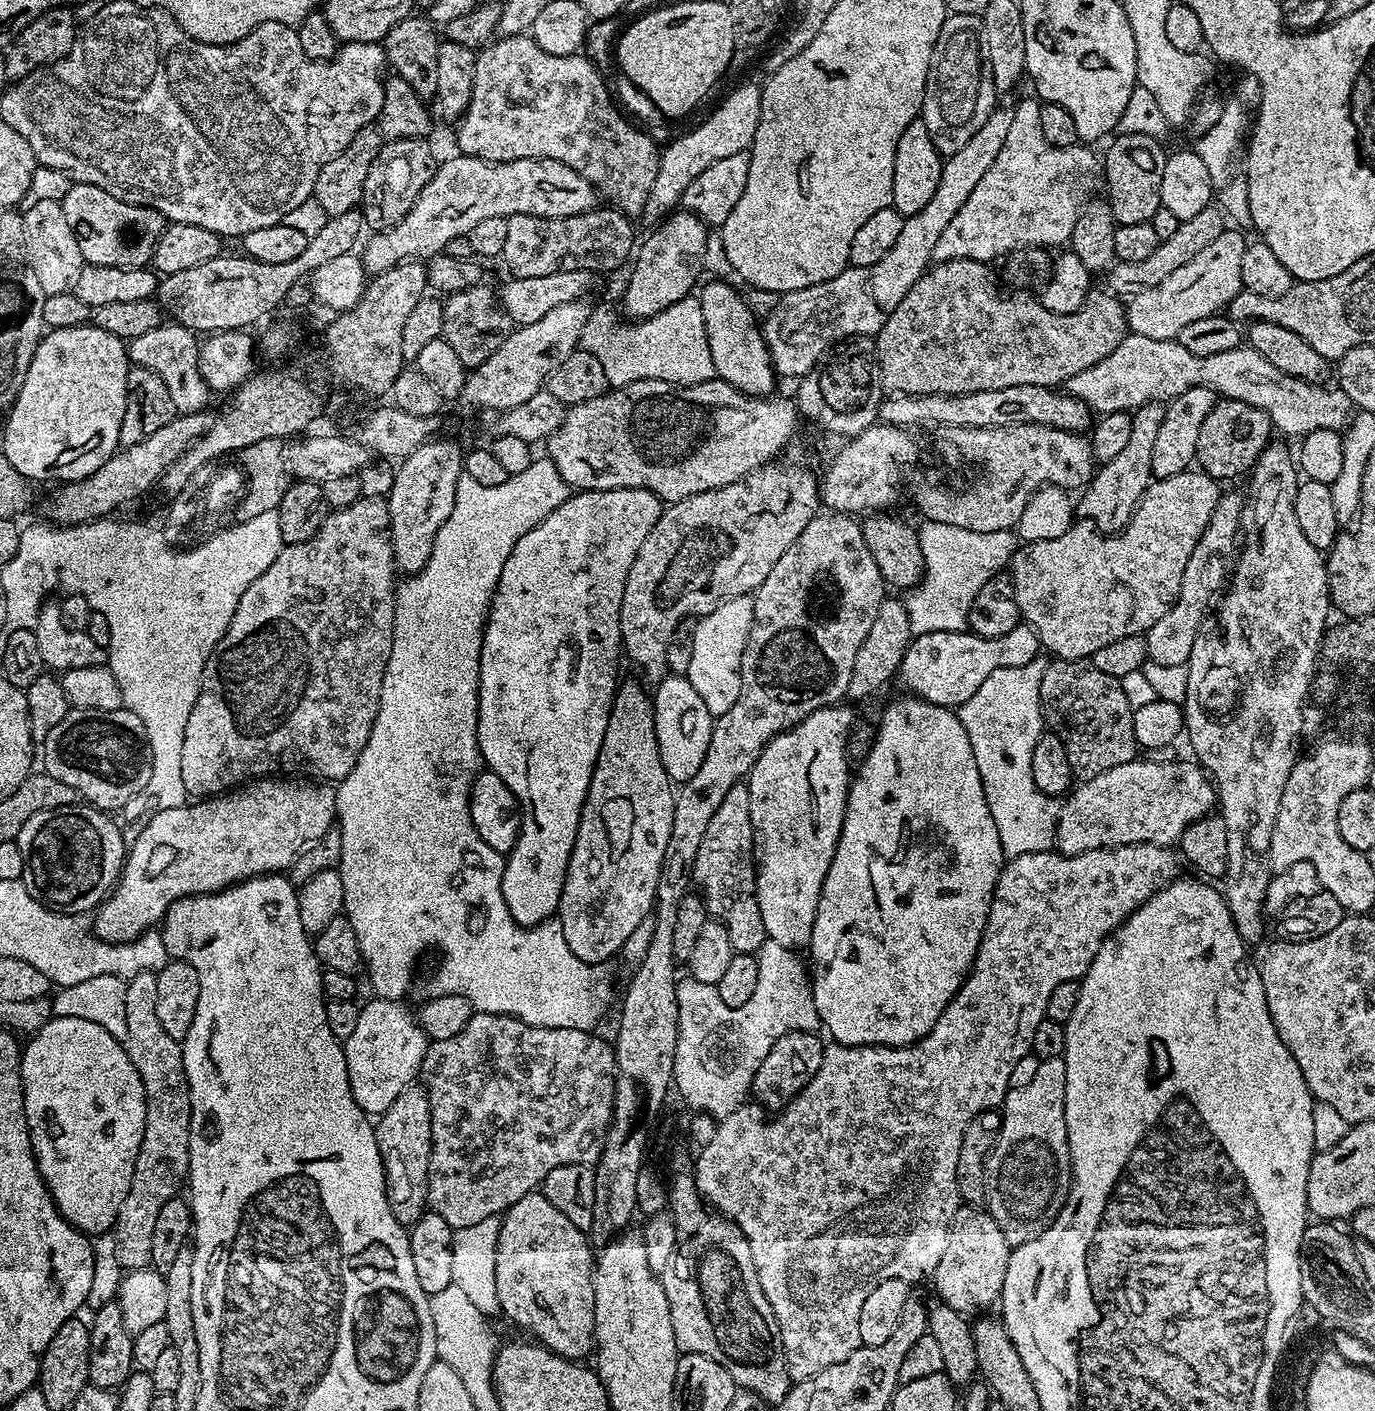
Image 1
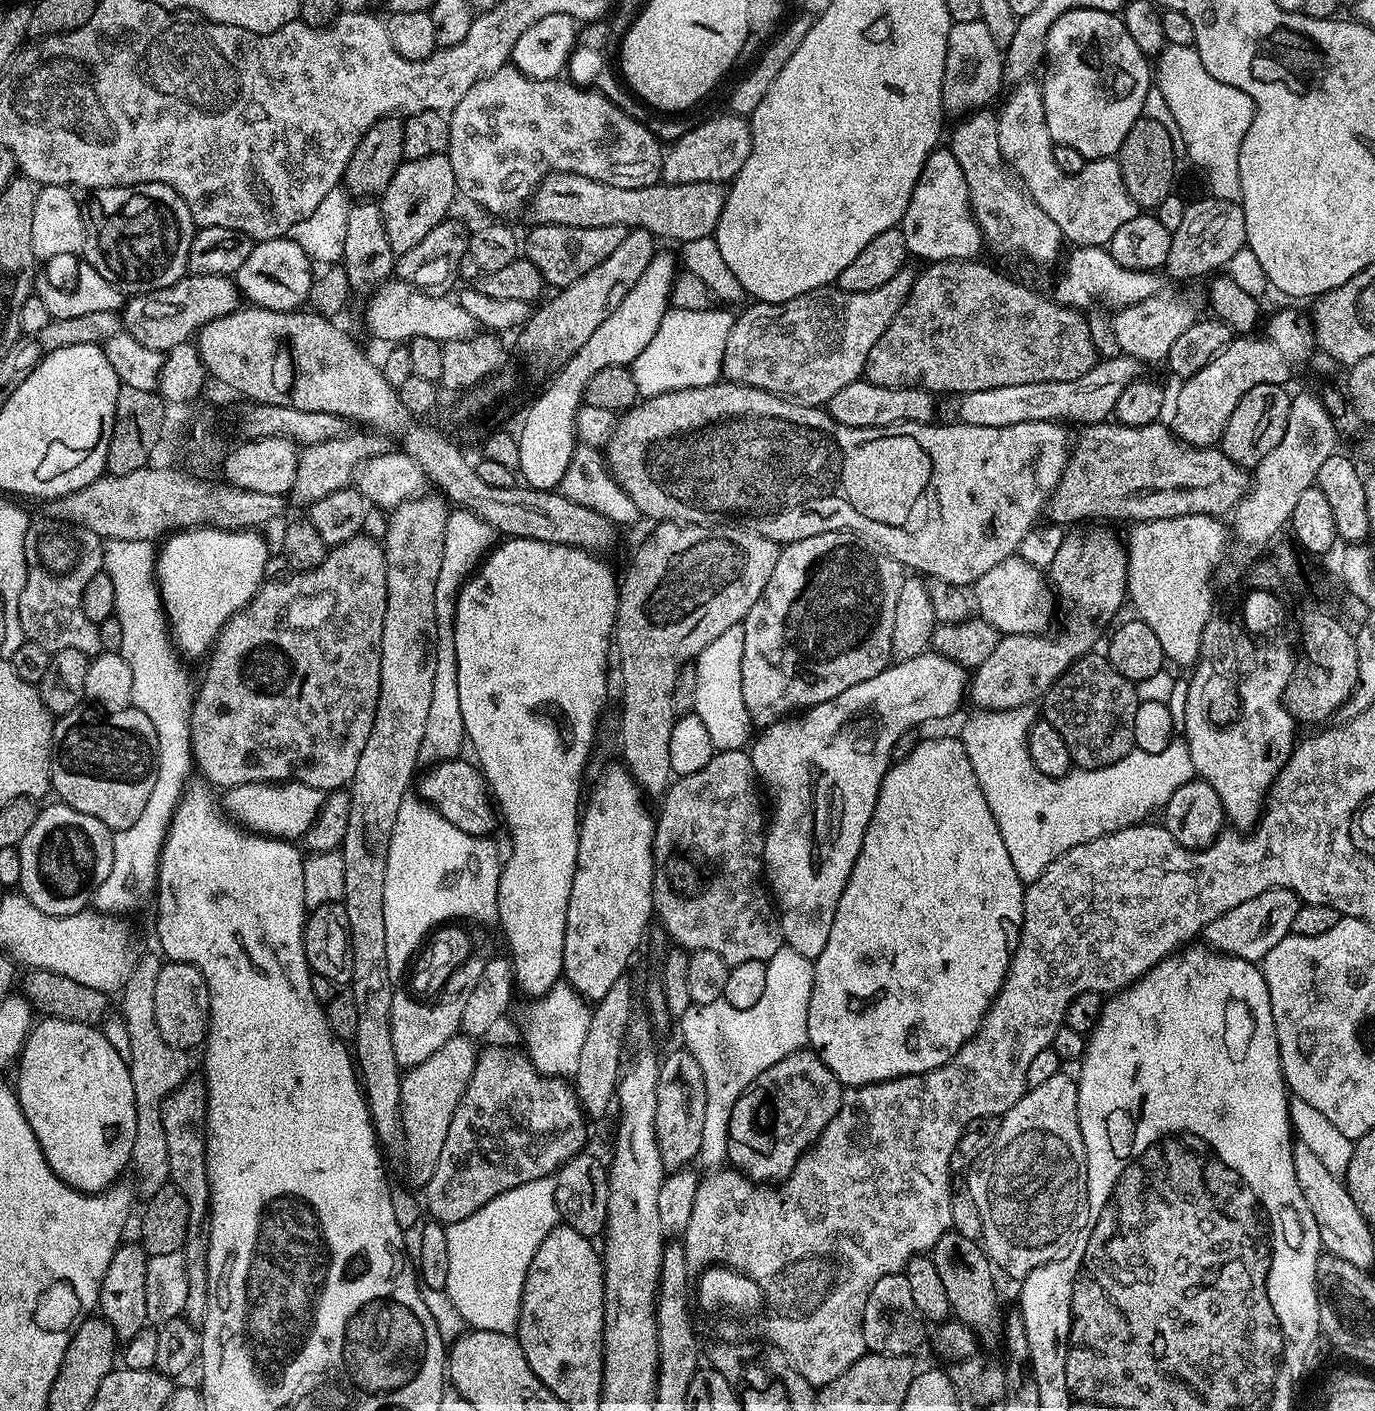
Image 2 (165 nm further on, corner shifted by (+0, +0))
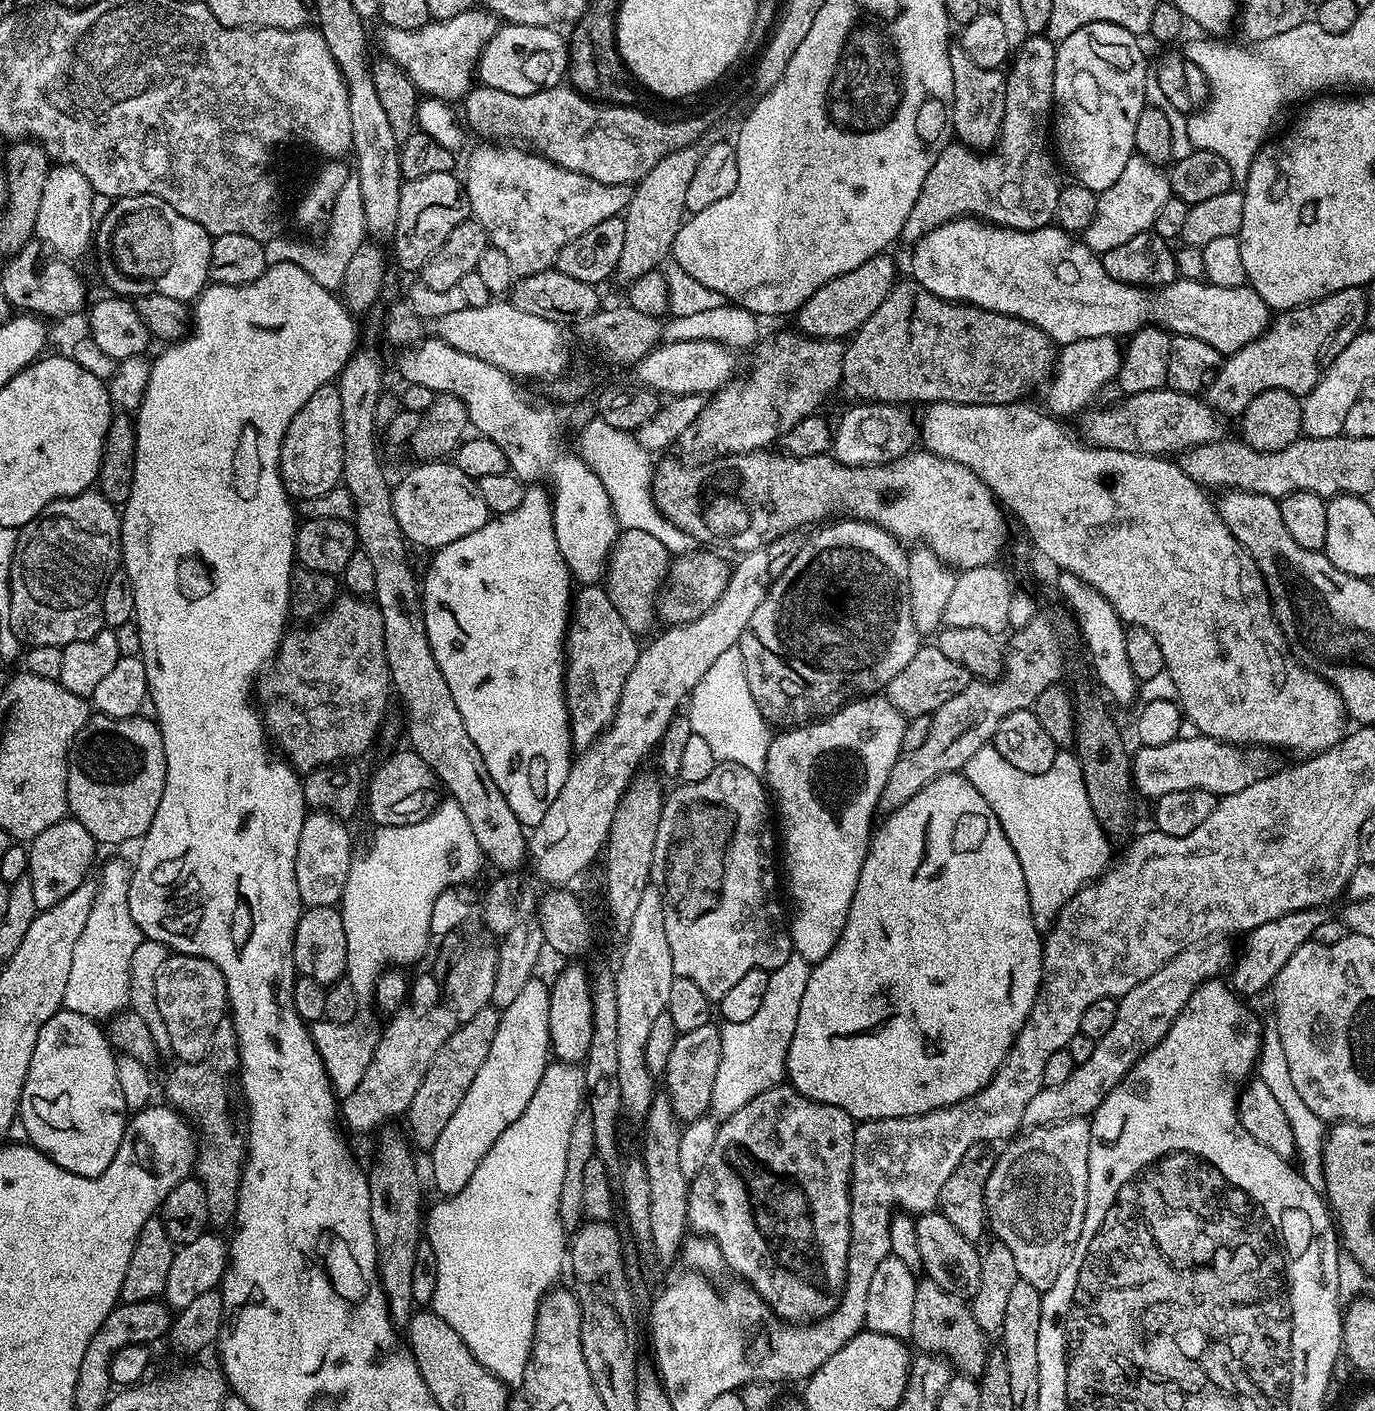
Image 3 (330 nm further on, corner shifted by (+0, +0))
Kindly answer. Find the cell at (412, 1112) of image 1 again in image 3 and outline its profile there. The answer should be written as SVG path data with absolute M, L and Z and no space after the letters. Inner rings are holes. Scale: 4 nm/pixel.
M495 1007L478 1010L478 1014L474 1014L466 1026L450 1034L442 1050L434 1054L434 1062L430 1062L430 1070L426 1070L426 1078L422 1078L422 1086L418 1086L414 1102L410 1102L406 1113L408 1128L413 1132L410 1138L414 1144L416 1142L417 1149L431 1150L434 1142L438 1142L438 1134L442 1134L446 1122L450 1122L454 1110L458 1110L462 1098L466 1098L466 1090L470 1090L470 1082L474 1082L482 1062L486 1062L486 1054L490 1054L490 1045L494 1043L499 1021L500 1012Z

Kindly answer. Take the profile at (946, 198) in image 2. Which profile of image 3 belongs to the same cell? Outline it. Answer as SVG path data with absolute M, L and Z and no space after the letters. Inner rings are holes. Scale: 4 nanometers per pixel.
M961 218L940 224L934 230L927 232L922 239L915 241L911 245L911 248L911 279L921 284L926 290L930 290L930 294L957 304L973 304L974 307L981 308L982 310L990 310L991 312L1006 314L1007 316L1013 316L1019 320L1030 322L1034 326L1038 326L1038 330L1045 332L1051 340L1060 346L1069 344L1070 342L1082 342L1082 338L1102 338L1103 336L1128 338L1140 328L1155 326L1177 336L1189 336L1190 338L1198 338L1201 342L1210 342L1210 346L1214 346L1214 350L1218 350L1222 354L1231 354L1242 350L1242 346L1254 342L1268 329L1270 323L1268 303L1248 284L1243 284L1242 286L1214 286L1204 280L1186 280L1183 278L1178 278L1173 284L1166 284L1157 287L1155 290L1149 290L1147 287L1137 286L1135 284L1120 284L1114 278L1110 278L1110 274L1106 274L1103 259L1097 253L1091 252L1084 244L1083 239L1077 238L1071 232L1064 231L1059 226L1036 228L1032 232L1023 232L1022 230L1014 230L1013 228L1001 228L999 224L990 224L979 218Z

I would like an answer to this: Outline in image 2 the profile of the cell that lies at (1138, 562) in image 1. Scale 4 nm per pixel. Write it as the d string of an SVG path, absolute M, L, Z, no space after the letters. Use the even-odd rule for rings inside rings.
M1019 555L982 574L974 585L974 600L982 600L982 606L974 606L979 619L990 622L1006 636L1043 633L1052 620L1052 608L1054 612L1054 592L1045 573Z

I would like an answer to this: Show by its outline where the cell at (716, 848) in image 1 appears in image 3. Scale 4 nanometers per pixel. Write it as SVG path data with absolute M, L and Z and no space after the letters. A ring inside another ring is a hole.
M720 762L706 778L680 784L673 792L671 789L658 818L652 870L658 874L672 975L690 978L713 1002L720 1001L726 990L732 989L751 968L763 966L771 970L794 955L786 908L776 897L778 836L774 831L773 813L772 816L768 813L768 804L770 808L765 781L757 773L746 770L746 766Z

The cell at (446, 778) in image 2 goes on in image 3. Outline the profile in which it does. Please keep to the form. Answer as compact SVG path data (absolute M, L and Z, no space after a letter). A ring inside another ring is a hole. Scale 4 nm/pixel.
M411 750L386 757L366 784L366 812L368 808L376 826L413 824L425 820L441 799L442 785L436 779L434 770L430 770L430 766L426 766L426 762L422 762L422 758Z

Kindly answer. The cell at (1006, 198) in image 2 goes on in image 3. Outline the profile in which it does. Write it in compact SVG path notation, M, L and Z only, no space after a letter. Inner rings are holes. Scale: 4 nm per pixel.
M959 42L949 47L950 74L954 74L954 106L952 130L957 141L968 146L991 145L1000 134L1002 118L1006 110L1007 75L1001 69L978 66Z

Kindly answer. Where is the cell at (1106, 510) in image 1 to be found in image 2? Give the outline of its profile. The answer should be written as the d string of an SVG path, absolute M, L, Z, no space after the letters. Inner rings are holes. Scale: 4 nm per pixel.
M1092 528L1089 532L1072 531L1076 530L1065 531L1062 546L1050 567L1050 584L1058 595L1059 611L1060 608L1064 611L1064 629L1053 640L1048 634L1001 635L990 658L986 658L986 662L982 662L982 666L974 669L970 676L970 700L977 704L977 709L997 712L1007 708L1023 708L1031 705L1031 700L1039 701L1076 660L1082 659L1097 647L1095 644L1100 631L1115 618L1116 611L1126 604L1128 554L1122 540L1102 528Z

